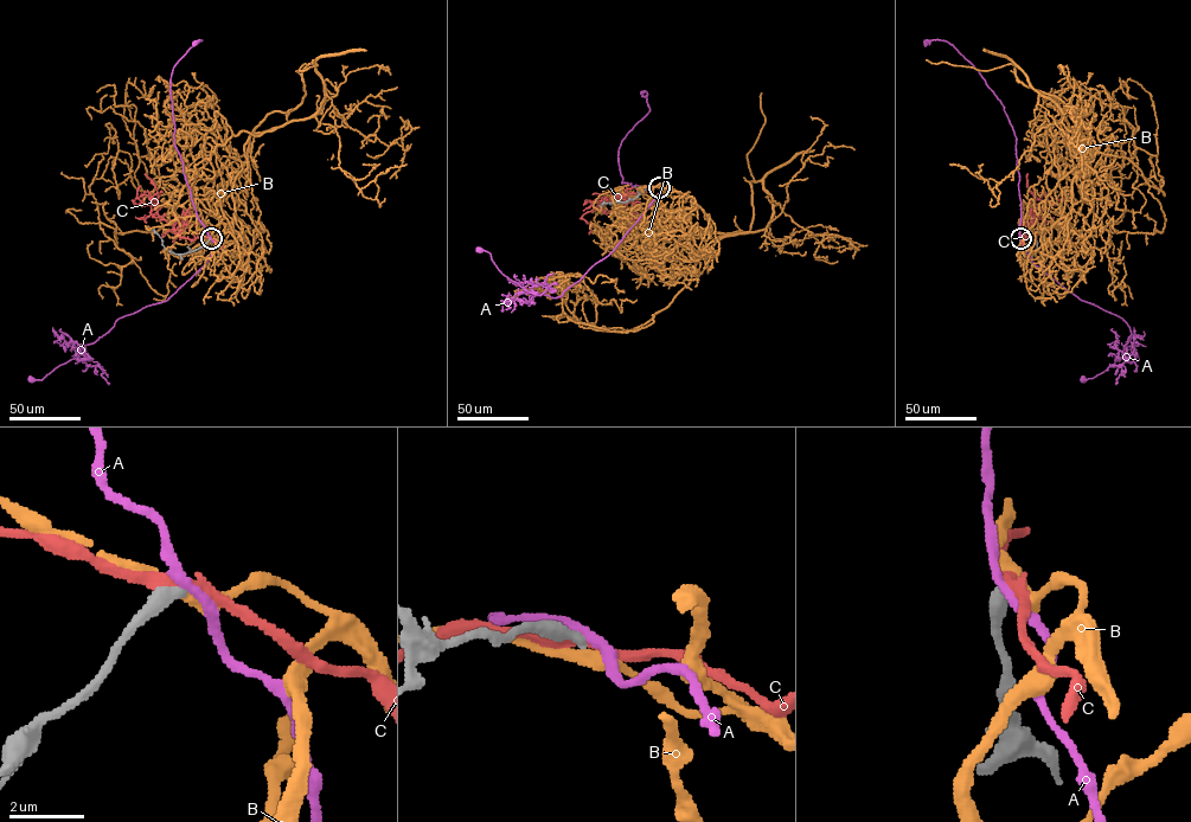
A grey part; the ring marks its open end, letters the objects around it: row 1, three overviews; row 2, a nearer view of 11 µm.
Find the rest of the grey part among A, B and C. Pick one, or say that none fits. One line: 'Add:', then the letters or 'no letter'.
Add: no letter

